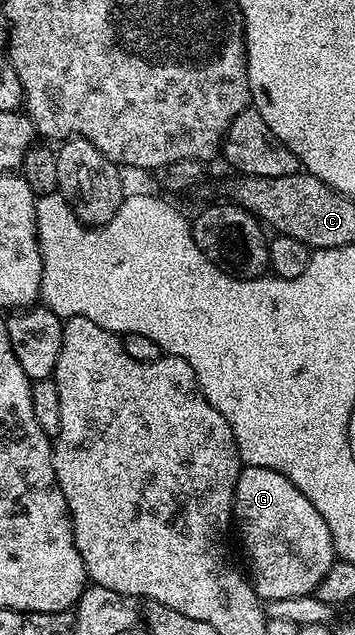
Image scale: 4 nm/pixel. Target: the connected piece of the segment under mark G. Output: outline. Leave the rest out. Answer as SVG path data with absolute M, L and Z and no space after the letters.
M243 467L234 487L233 519L242 531L242 544L250 559L249 579L259 601L314 594L336 561L334 543L320 510L276 470Z

